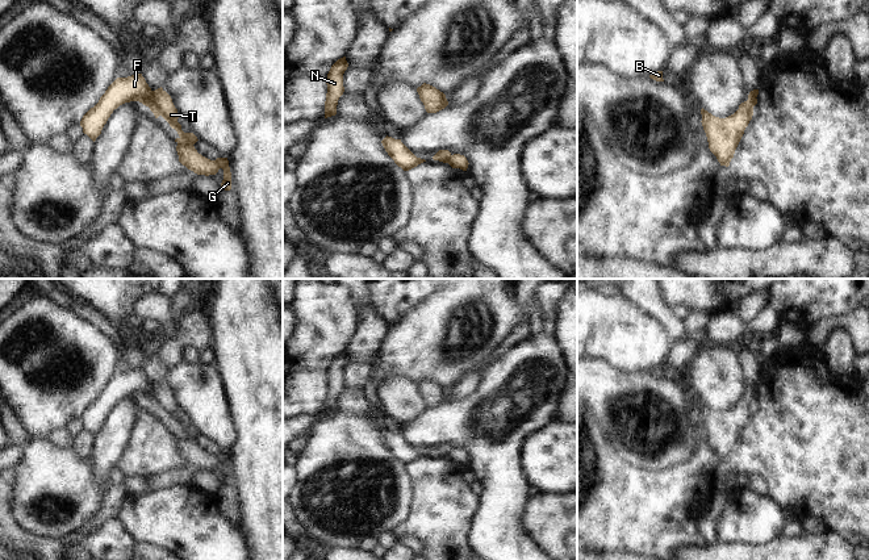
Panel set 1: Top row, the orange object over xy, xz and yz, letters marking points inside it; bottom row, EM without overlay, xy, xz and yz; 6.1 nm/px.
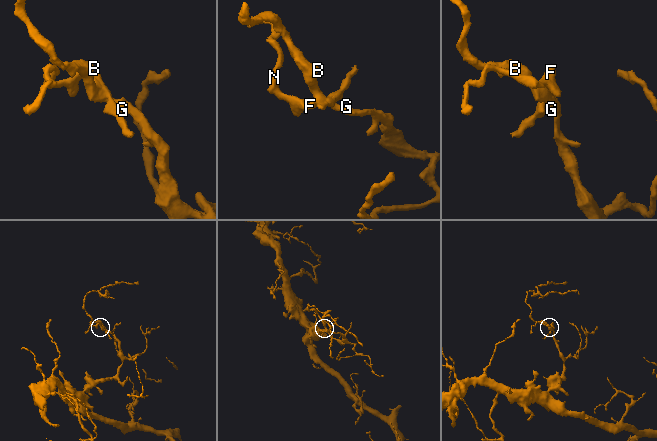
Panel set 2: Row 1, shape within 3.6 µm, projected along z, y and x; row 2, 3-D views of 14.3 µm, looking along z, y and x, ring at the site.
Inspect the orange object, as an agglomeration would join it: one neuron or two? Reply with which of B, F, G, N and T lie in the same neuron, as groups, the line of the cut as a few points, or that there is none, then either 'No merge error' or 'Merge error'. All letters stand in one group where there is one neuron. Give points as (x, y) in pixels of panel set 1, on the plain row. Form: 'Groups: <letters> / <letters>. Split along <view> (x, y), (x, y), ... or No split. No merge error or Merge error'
Groups: B F G N / T. Split along xy (151, 385), (151, 392), (161, 409). Merge error.

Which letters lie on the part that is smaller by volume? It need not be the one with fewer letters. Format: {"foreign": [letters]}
{"foreign": ["T"]}

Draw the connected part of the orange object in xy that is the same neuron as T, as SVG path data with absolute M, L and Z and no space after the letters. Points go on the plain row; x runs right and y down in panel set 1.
M160 381L153 385L153 393L160 406L160 410L170 418L172 423L177 426L180 434L188 439L195 439L199 434L193 427L184 427L181 425L181 419L177 417L180 409L177 408L171 390Z

